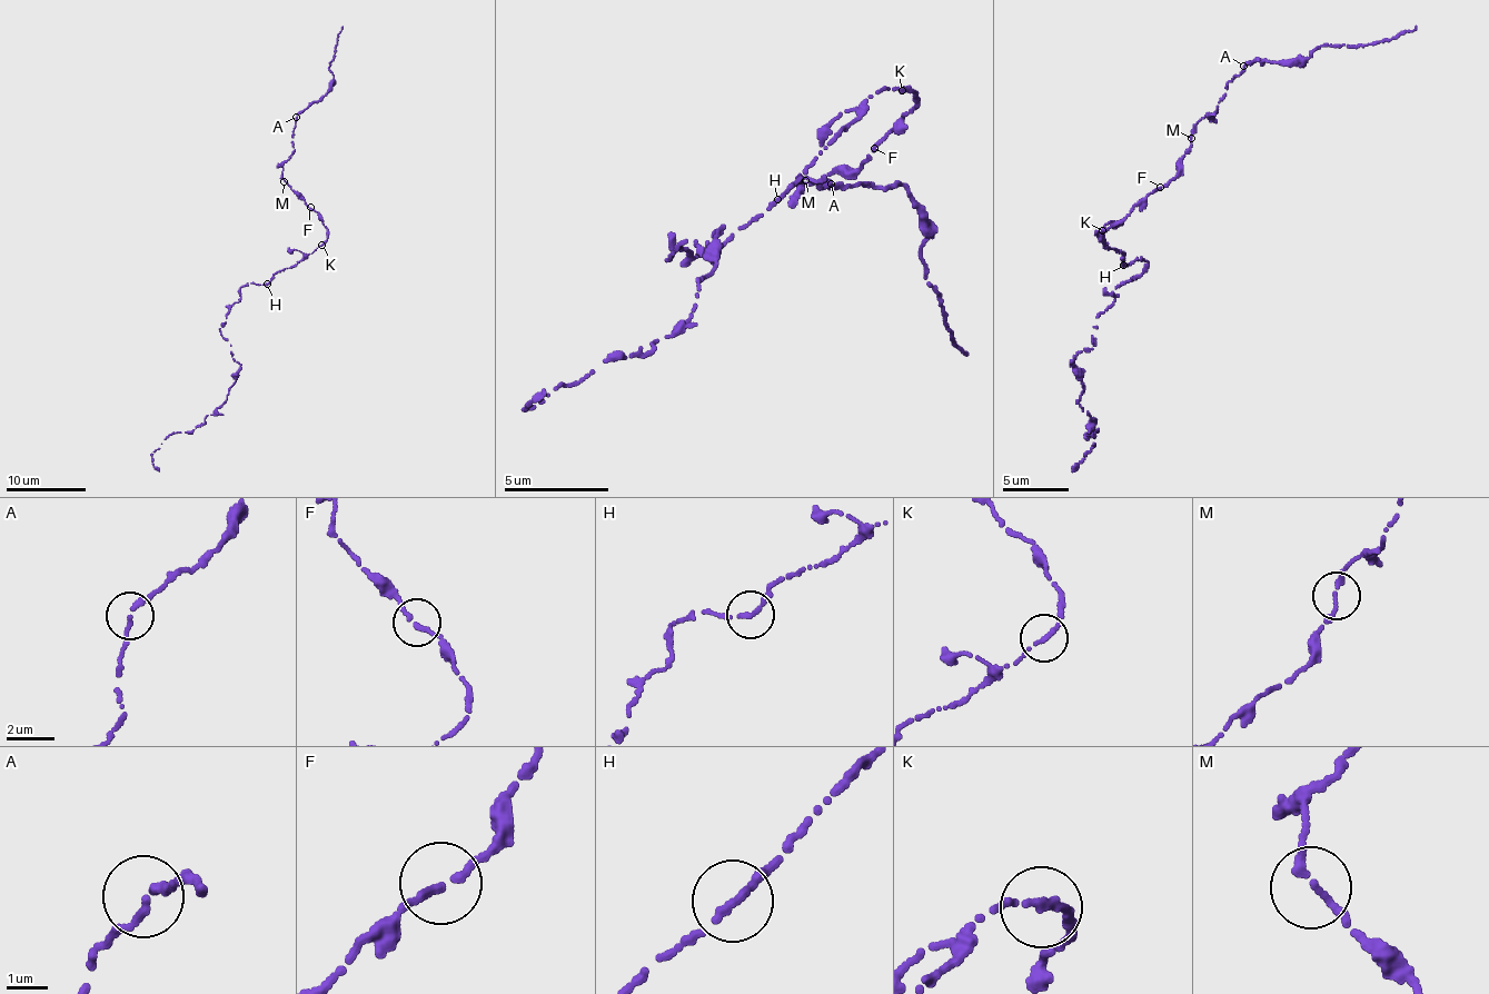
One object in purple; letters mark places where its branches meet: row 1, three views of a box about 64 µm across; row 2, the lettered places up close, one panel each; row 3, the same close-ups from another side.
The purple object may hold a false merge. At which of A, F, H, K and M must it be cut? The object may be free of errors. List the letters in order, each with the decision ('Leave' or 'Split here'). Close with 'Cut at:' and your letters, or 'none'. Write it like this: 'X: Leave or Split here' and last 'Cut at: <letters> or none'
A: Leave
F: Leave
H: Leave
K: Leave
M: Leave
Cut at: none

